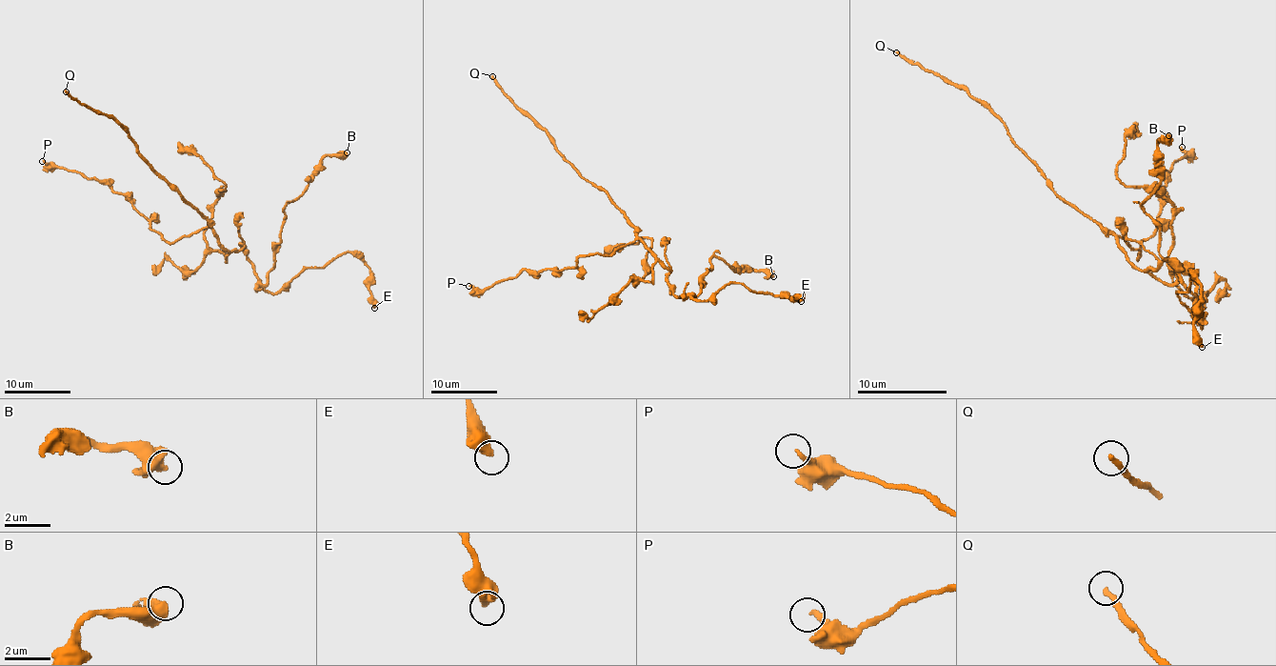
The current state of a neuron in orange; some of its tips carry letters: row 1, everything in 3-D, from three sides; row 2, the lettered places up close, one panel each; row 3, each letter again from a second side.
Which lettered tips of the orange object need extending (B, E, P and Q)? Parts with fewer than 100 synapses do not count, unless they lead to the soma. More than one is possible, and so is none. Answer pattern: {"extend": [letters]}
{"extend": ["Q"]}

